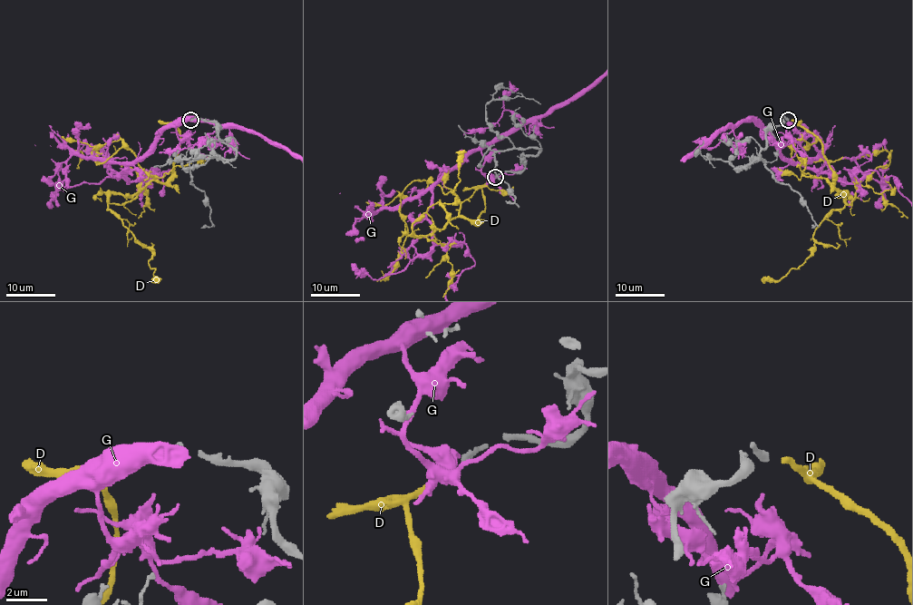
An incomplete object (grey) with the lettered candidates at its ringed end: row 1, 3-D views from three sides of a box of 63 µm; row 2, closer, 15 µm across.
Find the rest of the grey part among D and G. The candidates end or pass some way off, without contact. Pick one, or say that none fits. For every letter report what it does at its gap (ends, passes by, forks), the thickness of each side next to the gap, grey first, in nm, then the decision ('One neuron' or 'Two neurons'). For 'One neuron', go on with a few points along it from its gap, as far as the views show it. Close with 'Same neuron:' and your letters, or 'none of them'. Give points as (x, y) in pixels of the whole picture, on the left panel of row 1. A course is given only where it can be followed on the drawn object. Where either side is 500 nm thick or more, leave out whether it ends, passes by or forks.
D: It ends there. Thickness 320 nm (grey) against 240 nm. One neuron
G: It ends there. Thickness 320 nm (grey) against 260 nm. Two neurons
Same neuron: D

